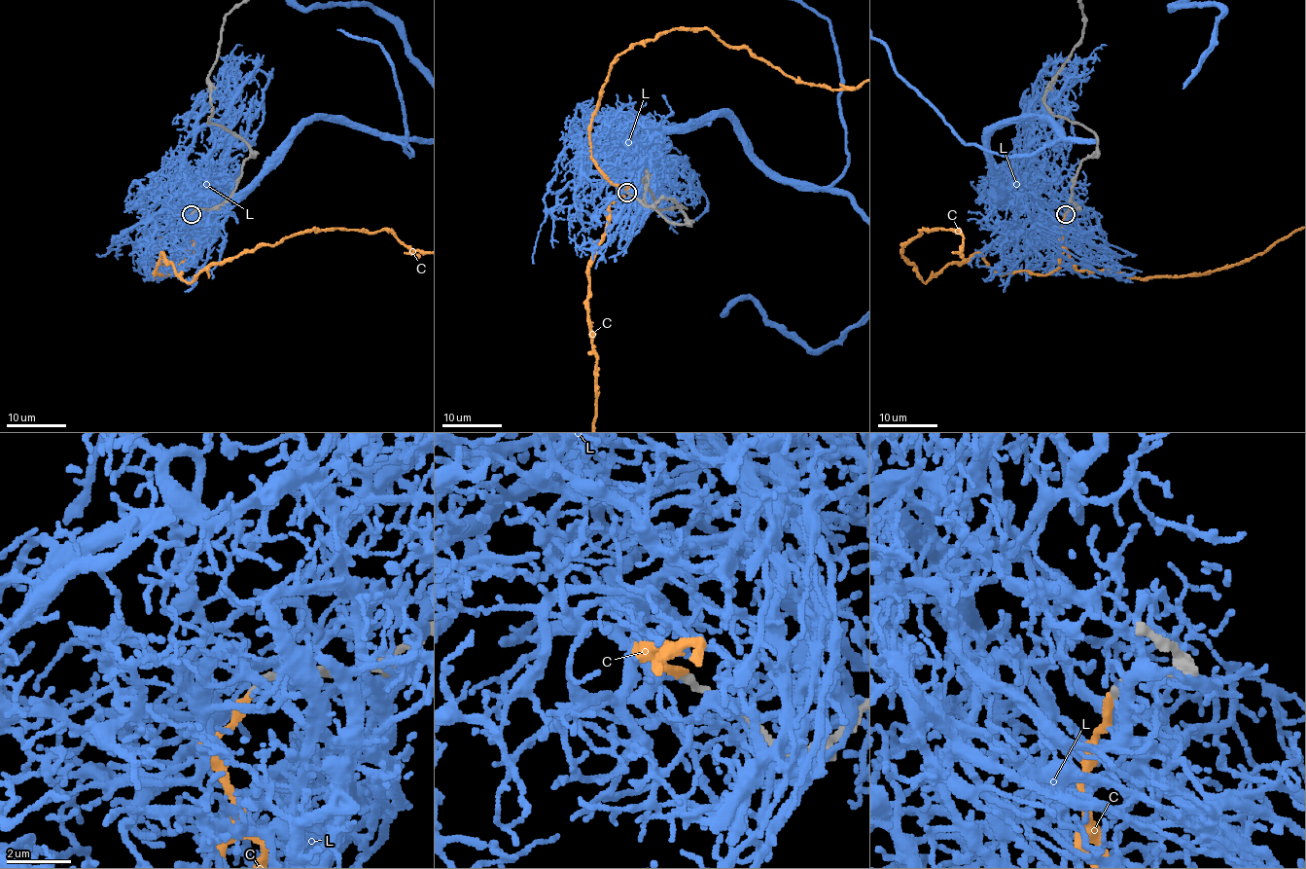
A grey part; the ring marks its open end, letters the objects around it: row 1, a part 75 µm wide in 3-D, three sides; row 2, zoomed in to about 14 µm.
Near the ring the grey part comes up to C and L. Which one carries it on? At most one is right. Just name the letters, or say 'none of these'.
C

